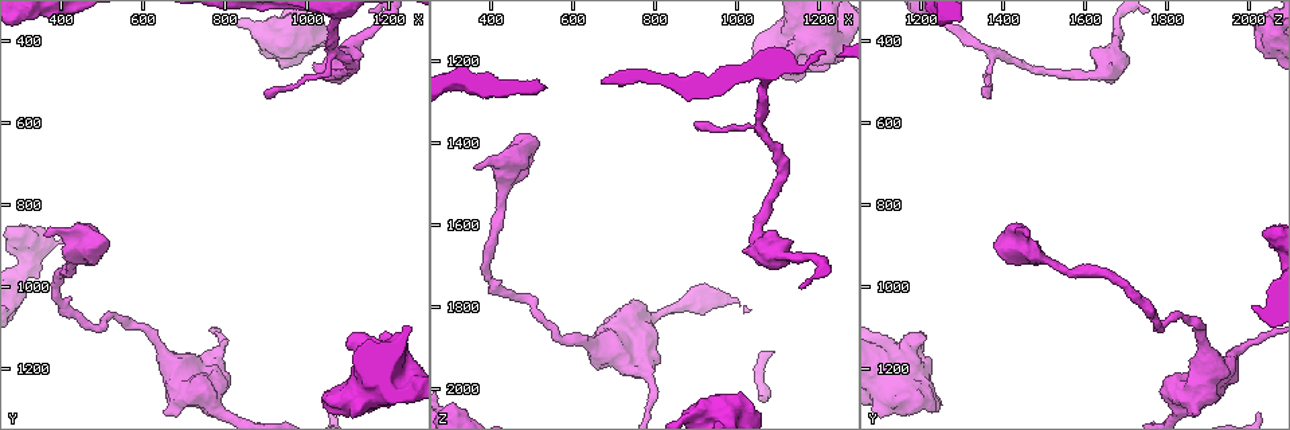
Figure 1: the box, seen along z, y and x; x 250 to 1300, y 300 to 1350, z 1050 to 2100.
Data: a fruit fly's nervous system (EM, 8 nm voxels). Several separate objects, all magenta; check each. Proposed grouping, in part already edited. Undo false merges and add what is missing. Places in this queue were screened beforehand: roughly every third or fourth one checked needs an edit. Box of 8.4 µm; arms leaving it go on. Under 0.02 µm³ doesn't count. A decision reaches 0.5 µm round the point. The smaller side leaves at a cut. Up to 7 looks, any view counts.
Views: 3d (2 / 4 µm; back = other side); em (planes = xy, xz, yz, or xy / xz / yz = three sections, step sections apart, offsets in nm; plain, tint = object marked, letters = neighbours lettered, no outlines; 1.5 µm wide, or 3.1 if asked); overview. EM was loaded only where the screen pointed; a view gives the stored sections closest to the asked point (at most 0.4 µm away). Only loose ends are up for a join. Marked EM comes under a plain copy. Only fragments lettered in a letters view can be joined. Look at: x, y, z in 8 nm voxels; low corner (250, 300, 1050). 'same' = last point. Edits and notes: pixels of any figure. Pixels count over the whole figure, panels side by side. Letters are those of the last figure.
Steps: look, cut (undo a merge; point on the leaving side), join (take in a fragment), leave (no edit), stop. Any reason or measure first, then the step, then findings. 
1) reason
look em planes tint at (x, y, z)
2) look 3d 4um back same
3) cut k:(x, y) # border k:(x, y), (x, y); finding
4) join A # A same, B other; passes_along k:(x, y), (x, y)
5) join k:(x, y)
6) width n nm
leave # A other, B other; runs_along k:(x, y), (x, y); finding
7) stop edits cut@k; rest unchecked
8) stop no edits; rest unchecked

sudden change in width
look em yz step 8 letters at (1050, 475, 1610)

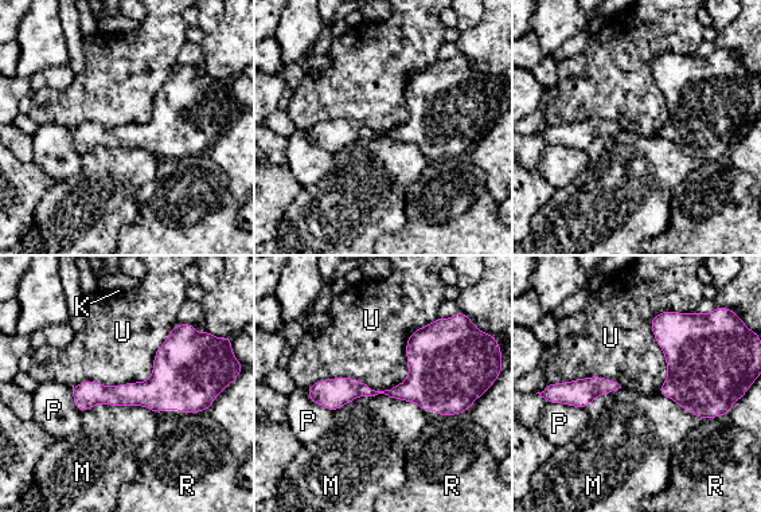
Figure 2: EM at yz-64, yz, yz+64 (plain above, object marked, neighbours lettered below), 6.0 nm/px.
leave # K other, M other, P other, R other, U other; border 2:(437, 316), (399, 383), (307, 387); all the same neuron

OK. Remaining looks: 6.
branch stops here
look 3d 4um at (1100, 1130, 1200)

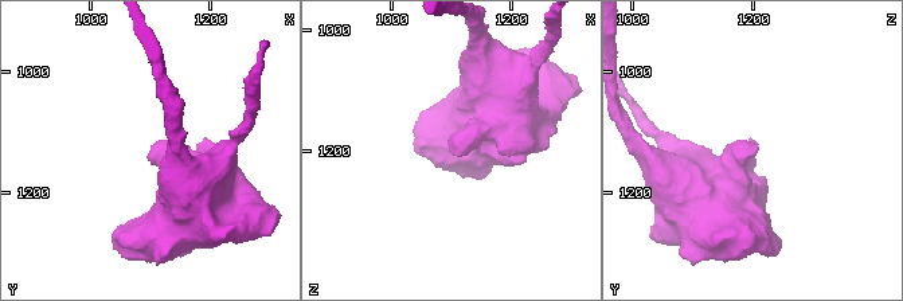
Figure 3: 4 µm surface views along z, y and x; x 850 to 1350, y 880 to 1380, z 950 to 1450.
look em xy step 8 tint at (1100, 1135, 1205)

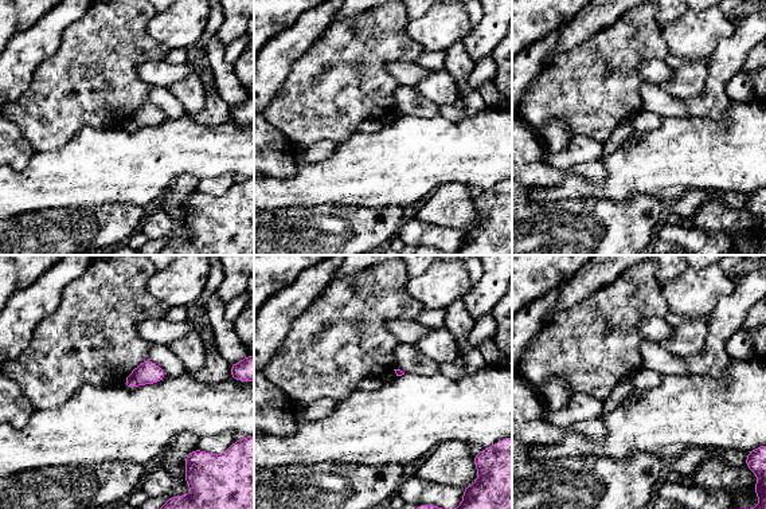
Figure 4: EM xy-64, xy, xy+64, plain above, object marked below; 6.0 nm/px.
another direction
look em planes letters same

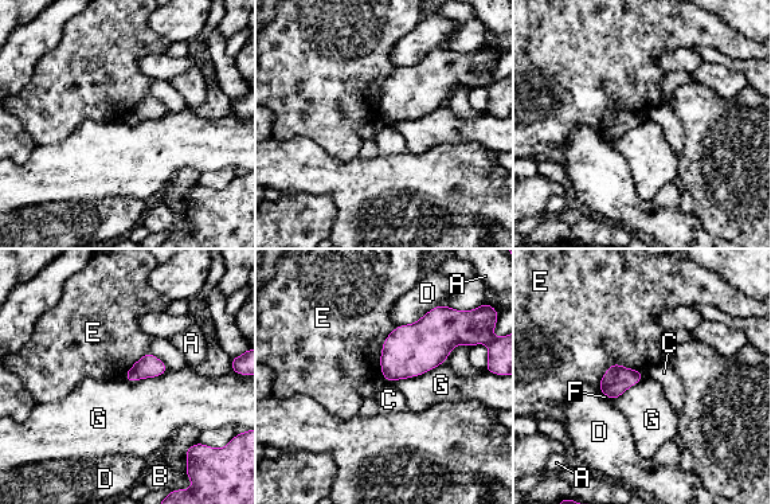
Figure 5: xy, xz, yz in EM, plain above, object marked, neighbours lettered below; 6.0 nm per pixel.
leave # A other, B other, C other, D other, E other, F other, G other; border 5:(445, 360), (418, 375), (387, 382); no lettered fragment goes on from it

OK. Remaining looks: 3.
thin end
look 3d 4um at (355, 875, 1465)

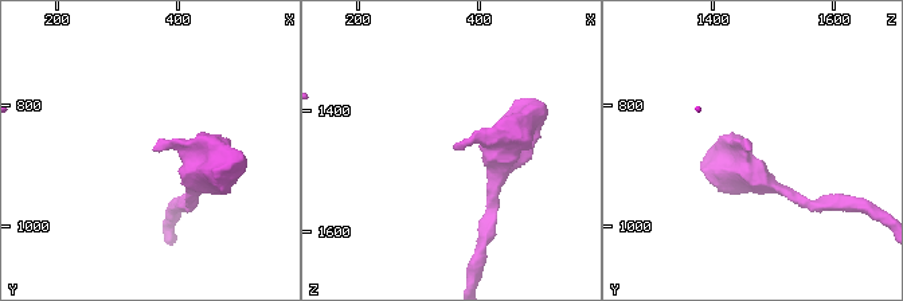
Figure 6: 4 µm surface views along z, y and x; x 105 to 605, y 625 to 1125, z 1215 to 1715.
need the tissue
look em xy step 8 letters at (360, 875, 1460)

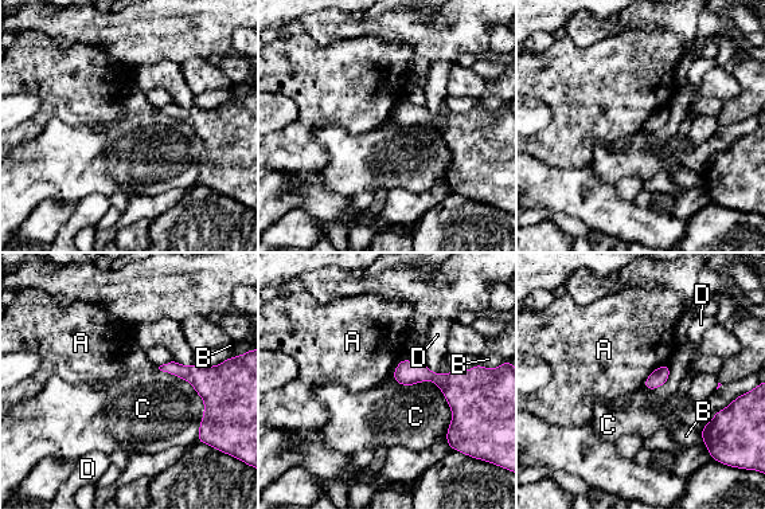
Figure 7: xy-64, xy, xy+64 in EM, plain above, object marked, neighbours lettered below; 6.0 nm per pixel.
leave # A other, B other, C other, D other; runs_along 7:(404, 361), (456, 396), (451, 433); no lettered fragment goes on from it

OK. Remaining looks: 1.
stop no edits; rest unchecked

